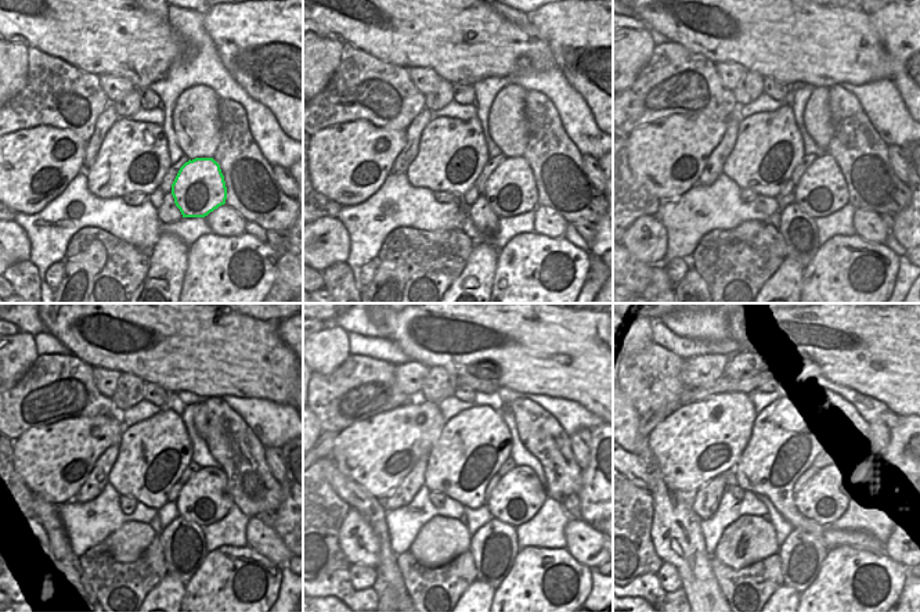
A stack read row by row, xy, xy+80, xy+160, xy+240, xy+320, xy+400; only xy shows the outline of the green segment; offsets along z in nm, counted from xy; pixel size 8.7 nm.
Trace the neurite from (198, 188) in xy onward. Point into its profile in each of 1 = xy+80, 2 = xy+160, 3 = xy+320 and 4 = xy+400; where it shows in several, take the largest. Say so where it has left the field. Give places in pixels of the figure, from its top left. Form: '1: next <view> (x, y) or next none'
1: next xy+80 (511, 190)
2: next xy+160 (822, 190)
3: next xy+320 (516, 497)
4: next xy+400 (825, 497)

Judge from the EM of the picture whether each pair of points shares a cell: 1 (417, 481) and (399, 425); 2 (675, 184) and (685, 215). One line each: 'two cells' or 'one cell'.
1: two cells
2: two cells

